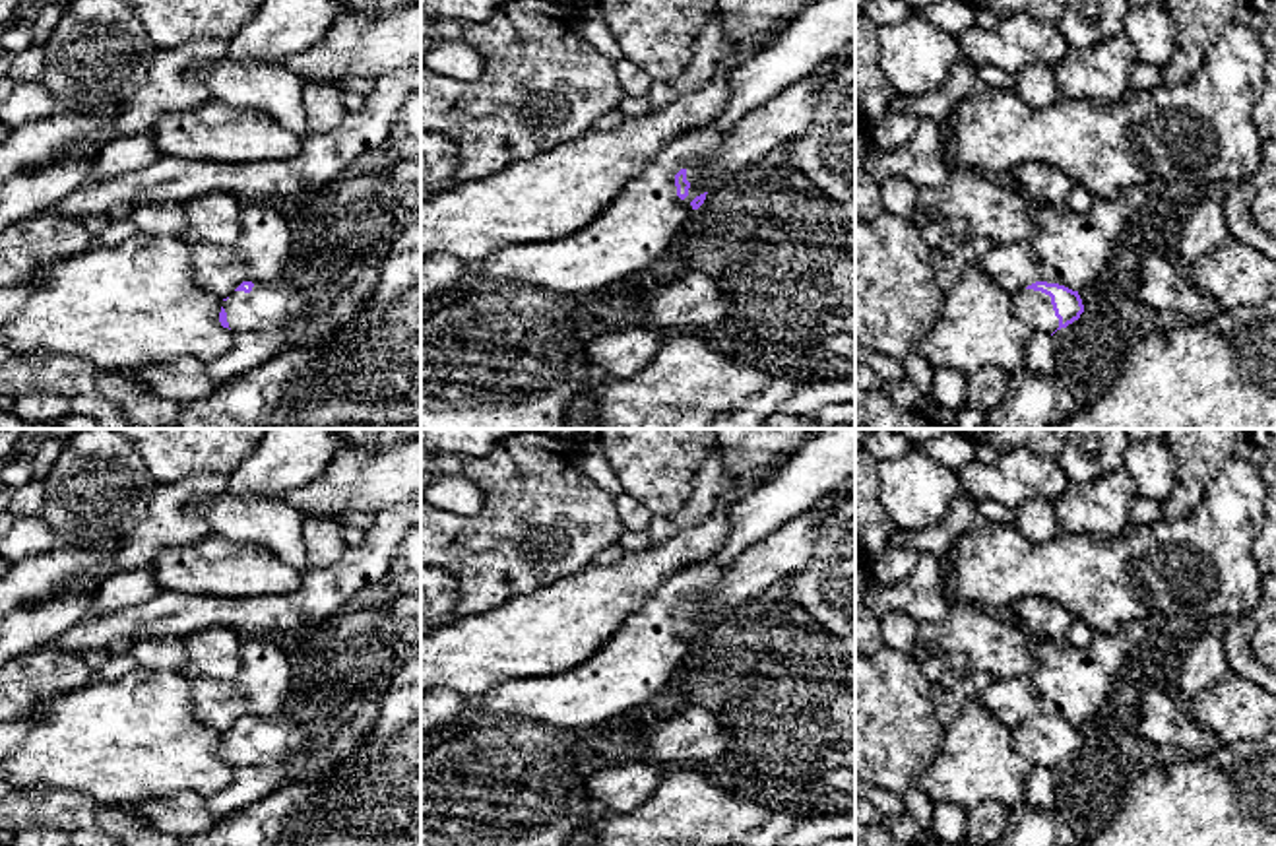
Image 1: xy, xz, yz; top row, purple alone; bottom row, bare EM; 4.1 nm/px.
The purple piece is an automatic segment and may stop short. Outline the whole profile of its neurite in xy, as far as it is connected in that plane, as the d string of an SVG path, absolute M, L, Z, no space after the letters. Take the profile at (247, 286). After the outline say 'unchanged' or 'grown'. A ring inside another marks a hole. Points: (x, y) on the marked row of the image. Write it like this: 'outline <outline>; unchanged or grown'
outline M242 281L233 295L223 299L219 322L235 334L248 330L271 330L283 326L304 307L304 291L289 281L252 283Z; grown

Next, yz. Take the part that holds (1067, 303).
outline M1036 281L1012 293L1014 314L1032 330L1055 334L1084 312L1078 291L1059 283Z; grown

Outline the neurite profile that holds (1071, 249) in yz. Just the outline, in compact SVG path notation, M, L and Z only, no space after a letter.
M1131 186L1115 198L1096 198L1086 213L1072 212L1067 204L1039 206L1032 213L1032 237L997 244L972 264L1010 295L1036 281L1080 291L1100 274L1117 276L1119 239L1131 213L1148 196L1144 188Z

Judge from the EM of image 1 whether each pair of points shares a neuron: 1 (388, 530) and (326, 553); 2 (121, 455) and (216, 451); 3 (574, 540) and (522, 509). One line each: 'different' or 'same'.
1: different
2: different
3: same

